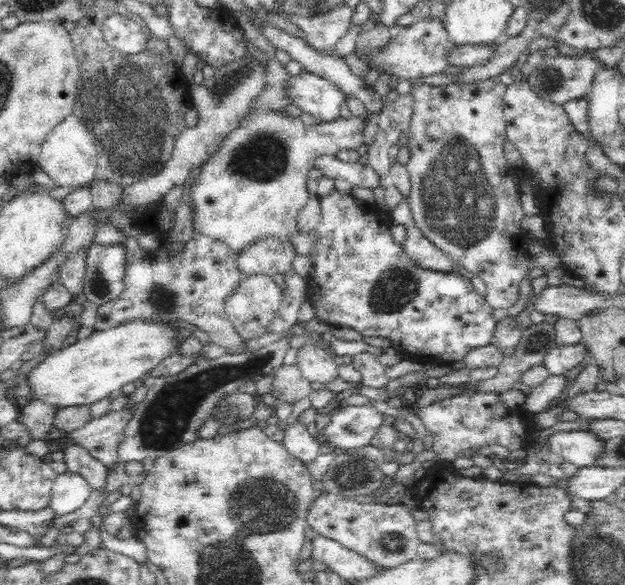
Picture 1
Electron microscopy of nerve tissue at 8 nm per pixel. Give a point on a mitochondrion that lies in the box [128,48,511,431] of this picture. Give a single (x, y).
(457, 199)

